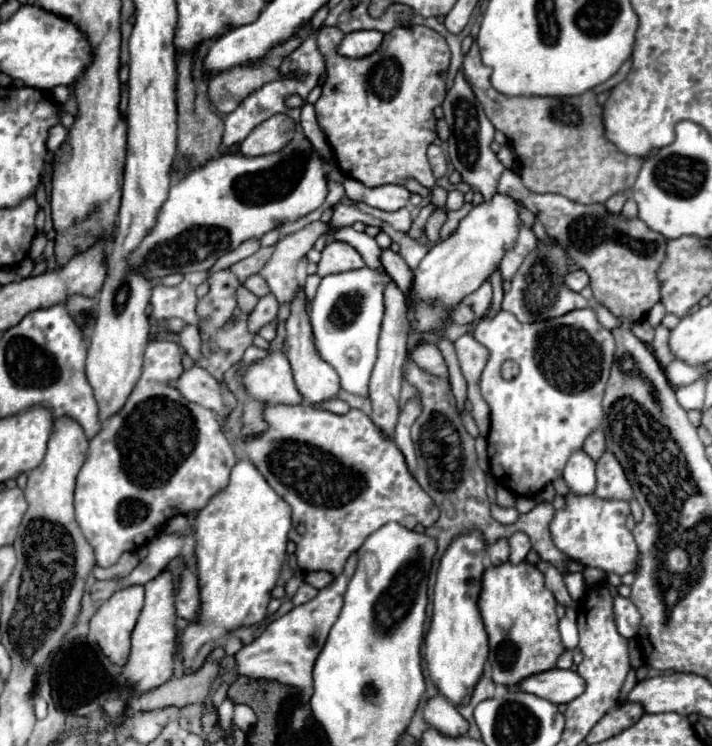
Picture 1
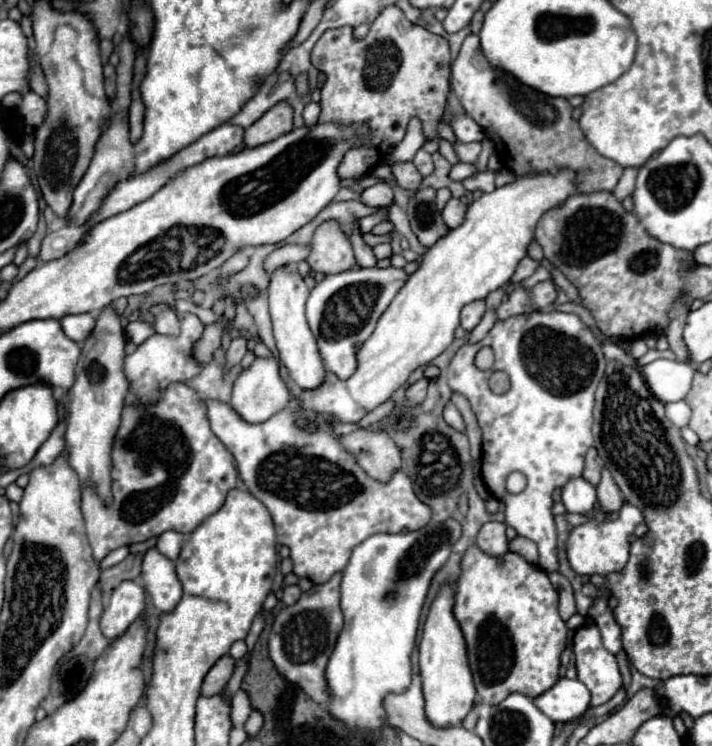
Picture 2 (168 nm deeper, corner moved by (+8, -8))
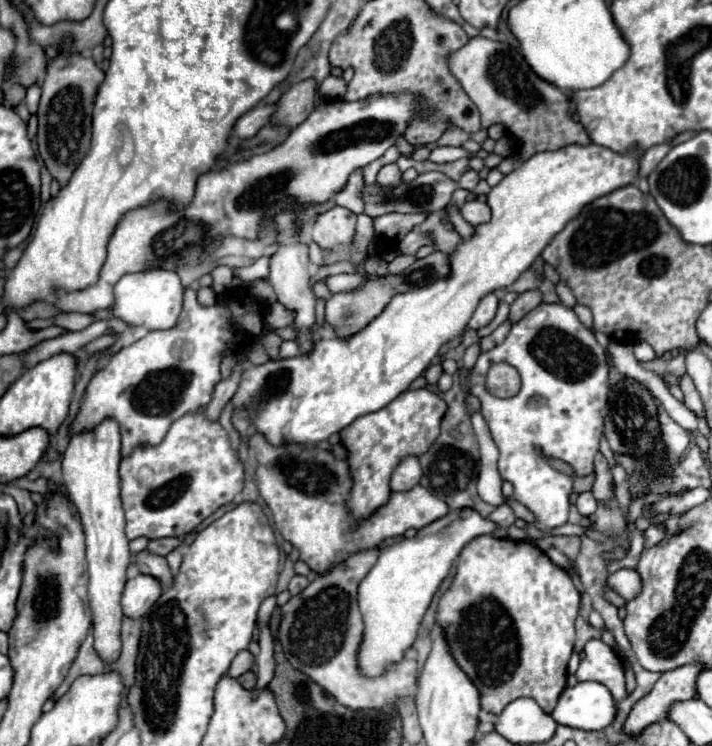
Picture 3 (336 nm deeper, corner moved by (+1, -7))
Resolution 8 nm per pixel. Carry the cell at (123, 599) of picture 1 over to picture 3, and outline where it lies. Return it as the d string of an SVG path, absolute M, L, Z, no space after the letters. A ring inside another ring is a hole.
M137 574L125 584L125 590L121 596L123 614L133 620L143 618L149 612L149 608L153 608L153 604L159 600L161 592L163 588L161 584L157 584L157 580L145 574Z

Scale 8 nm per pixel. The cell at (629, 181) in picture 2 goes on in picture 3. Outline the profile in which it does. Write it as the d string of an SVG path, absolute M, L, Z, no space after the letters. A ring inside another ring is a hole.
M661 144L657 148L649 148L641 160L639 160L639 178L647 178L649 172L653 172L653 168L665 158L665 154L671 150L669 144Z

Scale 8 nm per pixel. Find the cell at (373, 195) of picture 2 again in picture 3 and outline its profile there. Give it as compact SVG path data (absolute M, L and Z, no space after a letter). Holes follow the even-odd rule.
M387 164L377 174L377 184L381 188L395 188L399 182L401 182L401 172L399 172L397 164Z

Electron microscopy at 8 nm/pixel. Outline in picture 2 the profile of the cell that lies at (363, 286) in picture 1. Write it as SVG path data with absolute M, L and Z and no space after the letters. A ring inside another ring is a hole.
M370 267L370 269L356 269L356 271L326 275L312 289L306 303L306 317L318 341L324 367L328 371L336 373L340 379L348 379L354 373L358 345L372 335L380 315L386 311L394 295L402 289L406 279L408 279L408 273L404 269Z

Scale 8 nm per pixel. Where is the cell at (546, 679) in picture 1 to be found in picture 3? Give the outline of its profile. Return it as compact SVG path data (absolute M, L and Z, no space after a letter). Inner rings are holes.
M577 682L563 690L551 716L563 726L601 730L613 722L615 700L599 682Z

